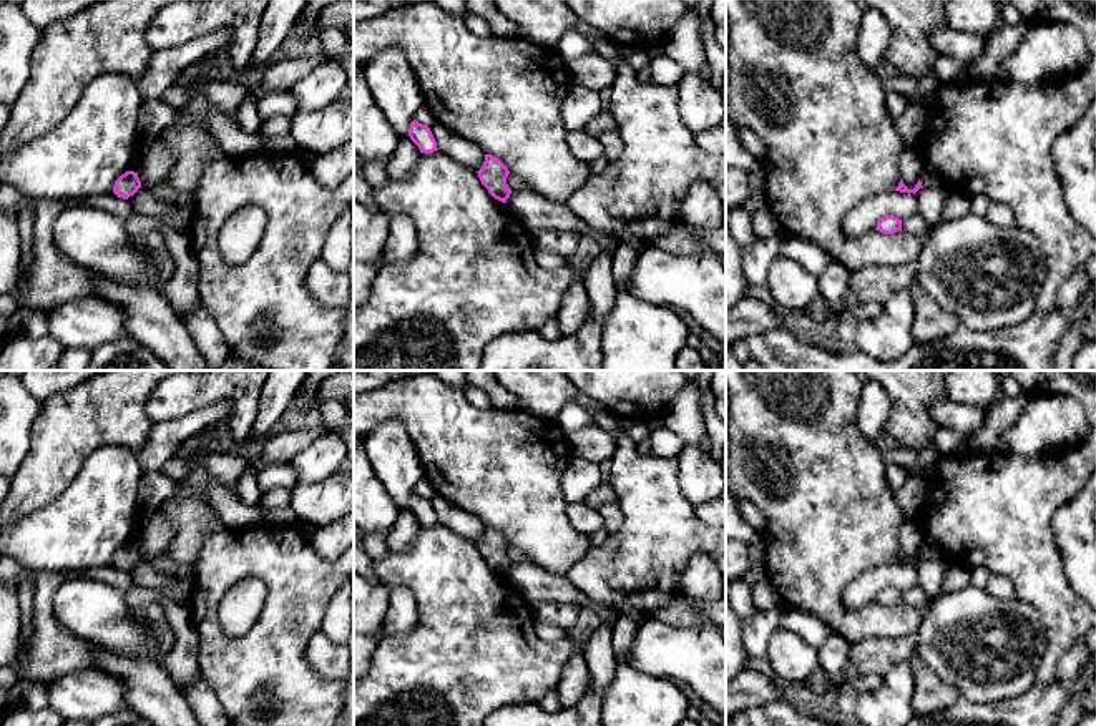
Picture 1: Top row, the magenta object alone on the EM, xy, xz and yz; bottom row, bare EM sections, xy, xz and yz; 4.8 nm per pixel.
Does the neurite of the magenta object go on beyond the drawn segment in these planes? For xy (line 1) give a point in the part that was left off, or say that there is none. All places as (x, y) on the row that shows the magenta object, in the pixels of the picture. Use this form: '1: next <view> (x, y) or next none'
1: next none

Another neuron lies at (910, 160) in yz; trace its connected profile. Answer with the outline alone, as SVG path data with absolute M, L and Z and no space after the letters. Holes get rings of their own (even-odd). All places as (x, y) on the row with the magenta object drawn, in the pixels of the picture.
M905 148L898 158L898 169L902 183L913 189L918 183L918 174L922 171L922 155L918 148Z

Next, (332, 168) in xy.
M354 140L325 155L319 155L309 166L320 186L337 188L354 173Z

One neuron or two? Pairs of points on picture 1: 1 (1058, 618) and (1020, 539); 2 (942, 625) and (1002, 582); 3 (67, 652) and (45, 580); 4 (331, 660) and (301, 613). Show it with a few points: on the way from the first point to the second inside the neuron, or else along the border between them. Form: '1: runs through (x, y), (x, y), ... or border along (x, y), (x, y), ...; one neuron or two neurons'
1: runs through (1053, 598), (1038, 578), (1030, 559); one neuron
2: border along (985, 588), (998, 598), (1015, 598); two neurons
3: runs through (48, 633), (44, 625), (44, 598); one neuron
4: border along (319, 630), (306, 650), (306, 662), (314, 673); two neurons

